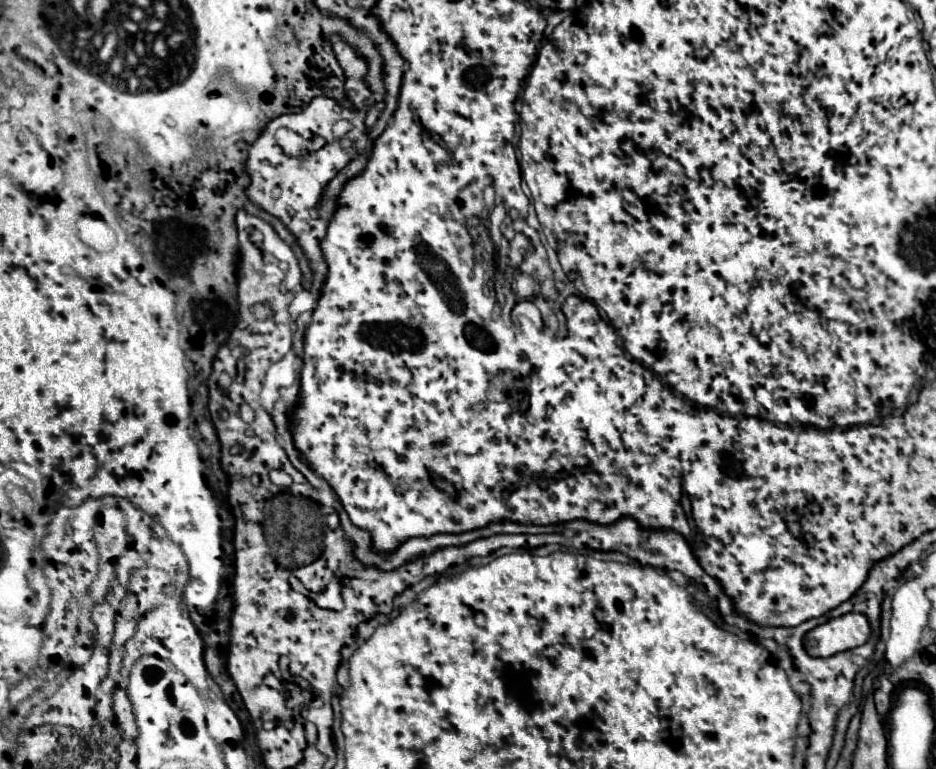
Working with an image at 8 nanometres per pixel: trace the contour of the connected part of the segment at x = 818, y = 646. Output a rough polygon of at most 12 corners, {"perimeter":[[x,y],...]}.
{"perimeter":[[845,613],[811,629],[805,649],[831,657],[863,645],[871,625]]}

